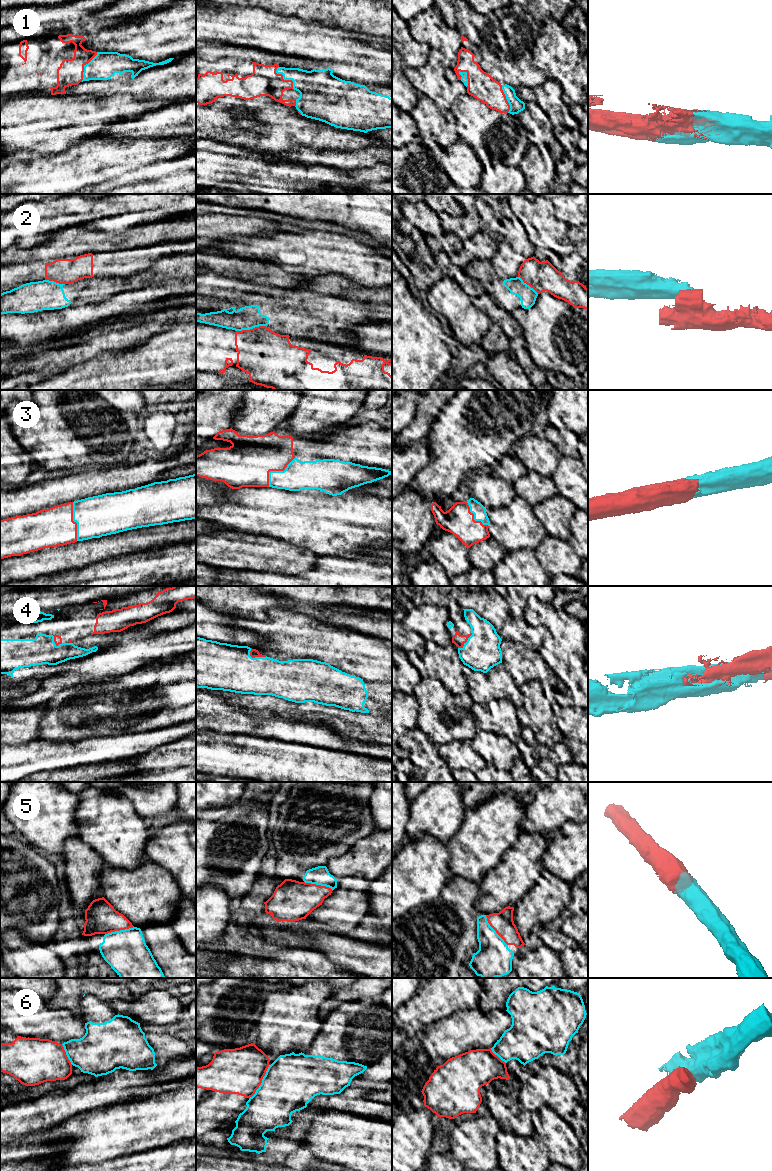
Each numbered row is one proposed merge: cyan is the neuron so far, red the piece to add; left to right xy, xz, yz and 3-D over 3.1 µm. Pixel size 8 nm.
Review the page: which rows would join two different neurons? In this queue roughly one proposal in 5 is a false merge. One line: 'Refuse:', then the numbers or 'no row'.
Refuse: 2, 6

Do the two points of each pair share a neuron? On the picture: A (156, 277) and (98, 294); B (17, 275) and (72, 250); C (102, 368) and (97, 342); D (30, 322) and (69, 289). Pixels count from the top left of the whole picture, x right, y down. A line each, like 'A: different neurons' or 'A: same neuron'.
A: same neuron
B: different neurons
C: different neurons
D: different neurons

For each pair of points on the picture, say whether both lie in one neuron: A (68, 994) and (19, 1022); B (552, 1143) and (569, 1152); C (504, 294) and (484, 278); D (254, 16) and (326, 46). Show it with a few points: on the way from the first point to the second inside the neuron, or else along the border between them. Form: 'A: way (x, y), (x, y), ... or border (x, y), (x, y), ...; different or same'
A: border (45, 1001), (51, 1008), (64, 1009); different
B: way (556, 1143), (559, 1143), (565, 1149); same
C: way (499, 289), (489, 279); same
D: way (272, 32), (286, 35), (298, 42), (308, 42); same

